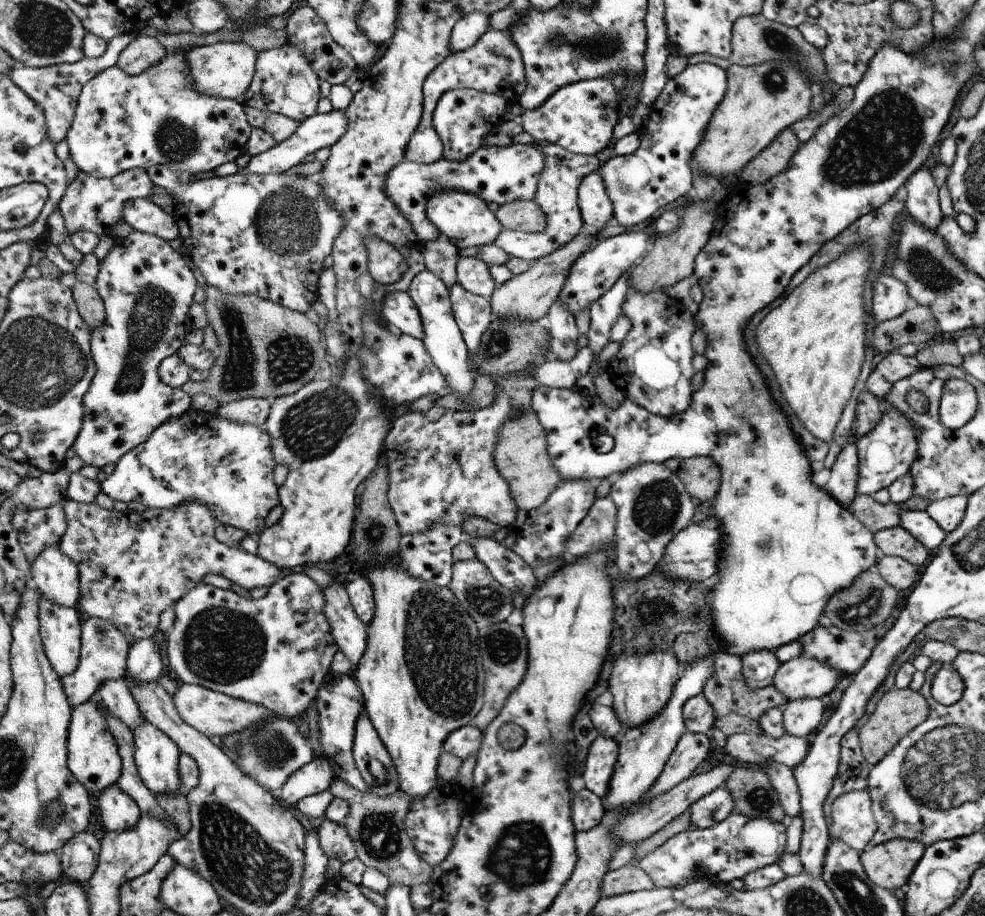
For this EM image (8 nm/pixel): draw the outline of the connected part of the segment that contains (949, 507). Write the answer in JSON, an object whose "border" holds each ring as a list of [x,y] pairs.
{"border":[[[958,495],[932,501],[926,512],[936,521],[946,534],[951,533],[964,518],[968,497]]]}

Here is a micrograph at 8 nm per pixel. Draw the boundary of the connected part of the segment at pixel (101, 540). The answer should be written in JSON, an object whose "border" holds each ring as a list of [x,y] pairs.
{"border":[[[188,501],[171,509],[153,509],[143,512],[121,512],[101,508],[96,503],[66,502],[67,532],[59,542],[60,550],[69,556],[79,569],[78,608],[83,617],[98,617],[115,625],[128,638],[150,639],[158,632],[160,614],[176,604],[184,595],[202,583],[206,574],[218,574],[234,584],[250,590],[270,588],[283,578],[282,569],[244,549],[230,548],[215,536],[218,520],[212,509],[198,501]]]}

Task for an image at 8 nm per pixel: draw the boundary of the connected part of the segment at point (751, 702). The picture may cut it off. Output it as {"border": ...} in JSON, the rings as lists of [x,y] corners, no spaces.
{"border":[[[722,651],[713,652],[714,675],[707,680],[702,694],[714,706],[717,717],[730,715],[732,713],[747,716],[757,722],[771,708],[786,704],[788,700],[783,694],[775,689],[771,684],[763,689],[752,689],[748,686],[746,678],[743,676],[743,659],[736,655]]]}

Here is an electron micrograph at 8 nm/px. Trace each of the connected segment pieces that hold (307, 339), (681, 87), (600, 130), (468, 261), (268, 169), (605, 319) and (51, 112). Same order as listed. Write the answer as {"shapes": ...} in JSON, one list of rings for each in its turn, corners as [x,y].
{"shapes":[[[[208,283],[203,286],[203,289],[205,296],[203,305],[207,314],[207,324],[217,334],[220,353],[216,355],[215,364],[208,372],[208,377],[199,383],[183,384],[181,389],[184,392],[192,397],[208,395],[219,405],[252,397],[275,399],[299,391],[305,384],[310,383],[316,376],[316,372],[322,368],[326,350],[320,340],[320,330],[316,324],[312,324],[306,318],[304,313],[298,314],[292,309],[287,309],[256,295],[228,295]]],[[[698,63],[689,65],[674,78],[667,80],[664,90],[650,106],[648,115],[648,128],[642,128],[639,135],[639,147],[636,152],[629,155],[615,155],[597,170],[602,174],[606,184],[608,196],[614,206],[613,218],[624,228],[632,229],[632,226],[640,225],[652,218],[660,208],[674,202],[680,196],[686,196],[692,188],[693,174],[690,162],[694,160],[695,150],[703,142],[707,128],[719,104],[723,102],[727,94],[728,81],[727,70],[711,63]]],[[[608,78],[590,79],[566,85],[548,97],[538,108],[524,111],[521,114],[522,128],[533,136],[537,144],[542,142],[558,145],[568,149],[577,155],[596,156],[600,150],[604,150],[614,134],[614,126],[620,120],[620,100],[618,100],[618,92],[614,88],[614,84]]],[[[459,255],[456,261],[457,282],[468,292],[489,299],[497,284],[492,278],[489,266],[474,257]]],[[[332,109],[328,113],[316,113],[304,119],[299,124],[298,130],[290,139],[276,143],[270,150],[261,152],[259,155],[252,155],[247,167],[239,168],[238,173],[257,175],[275,175],[285,173],[292,166],[301,164],[302,158],[306,158],[311,152],[316,152],[324,147],[331,147],[346,132],[349,120],[344,111]]],[[[630,270],[624,272],[614,287],[610,288],[608,292],[603,293],[596,302],[590,305],[590,326],[586,336],[589,340],[587,346],[594,351],[595,356],[598,356],[602,349],[610,342],[611,328],[615,320],[621,315],[624,299],[630,291],[629,272]]],[[[124,33],[107,41],[107,49],[104,54],[95,59],[84,56],[78,62],[72,64],[62,63],[44,68],[34,68],[20,64],[10,73],[16,84],[19,84],[24,92],[44,109],[49,136],[52,141],[55,143],[61,141],[66,136],[66,132],[70,130],[71,124],[75,120],[75,108],[78,106],[79,96],[82,94],[84,86],[100,72],[116,65],[123,50],[138,36],[138,34]]]]}

